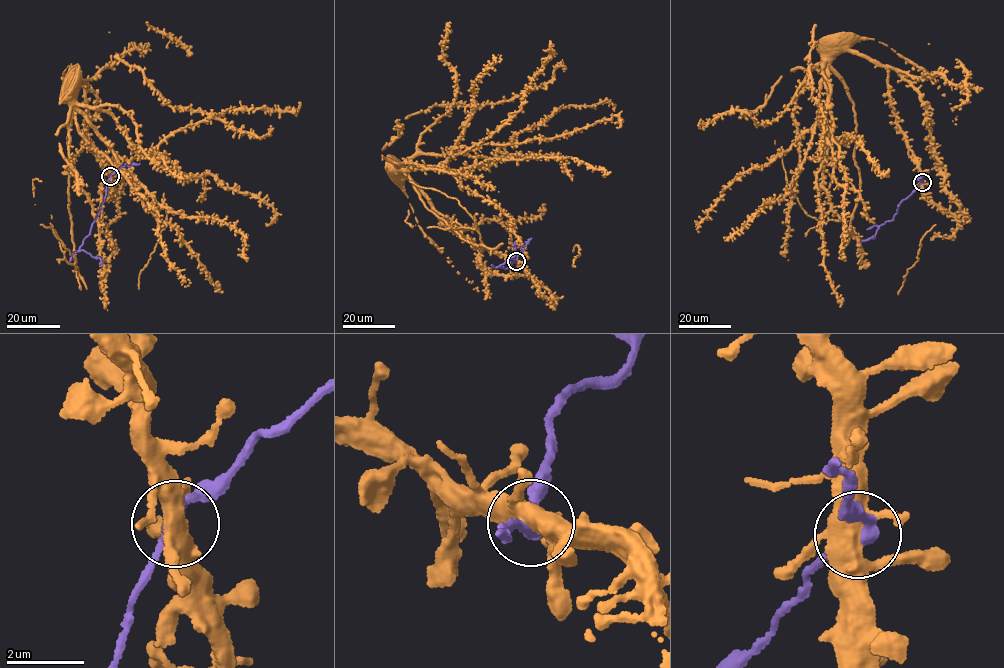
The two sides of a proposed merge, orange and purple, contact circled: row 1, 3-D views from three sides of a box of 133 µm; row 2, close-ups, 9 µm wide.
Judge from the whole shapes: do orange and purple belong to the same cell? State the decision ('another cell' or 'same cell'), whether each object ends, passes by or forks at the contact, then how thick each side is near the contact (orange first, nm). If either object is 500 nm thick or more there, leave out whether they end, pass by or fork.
same cell; orange forks; purple passes by; calibres 460 and 320 nm

